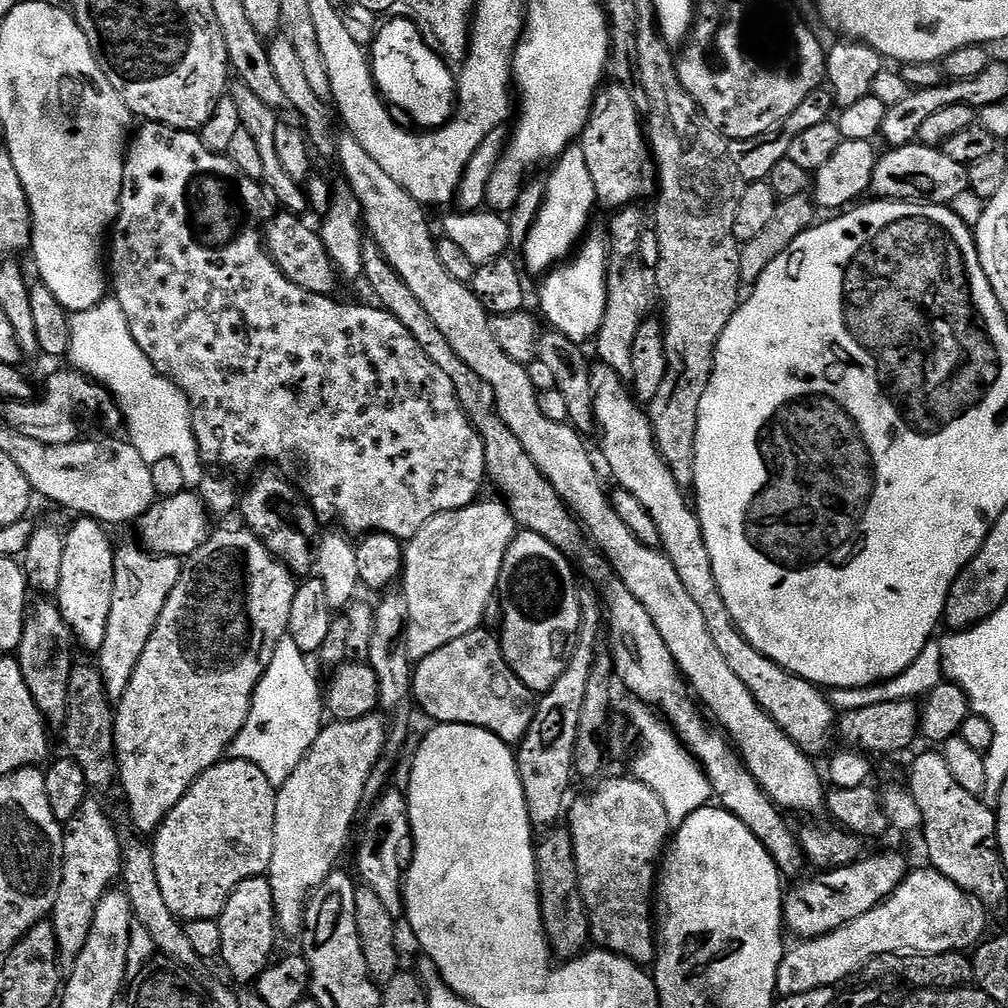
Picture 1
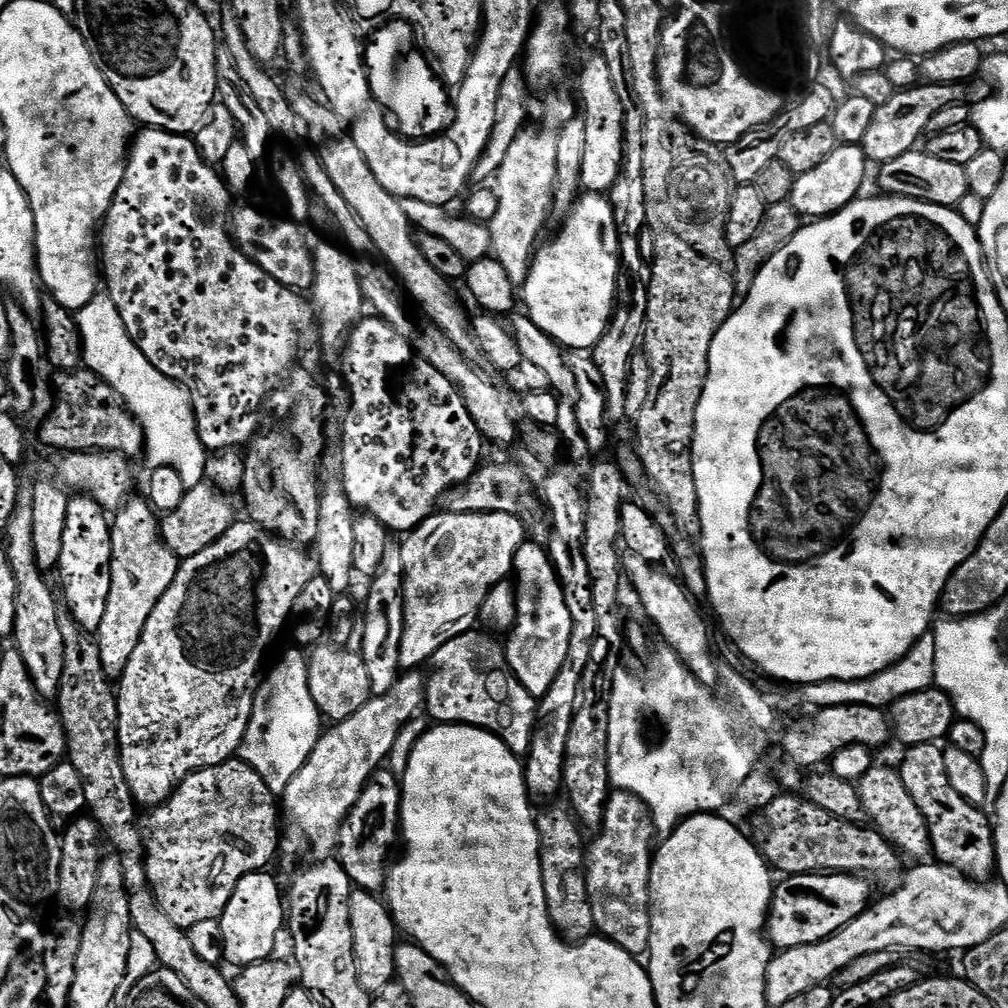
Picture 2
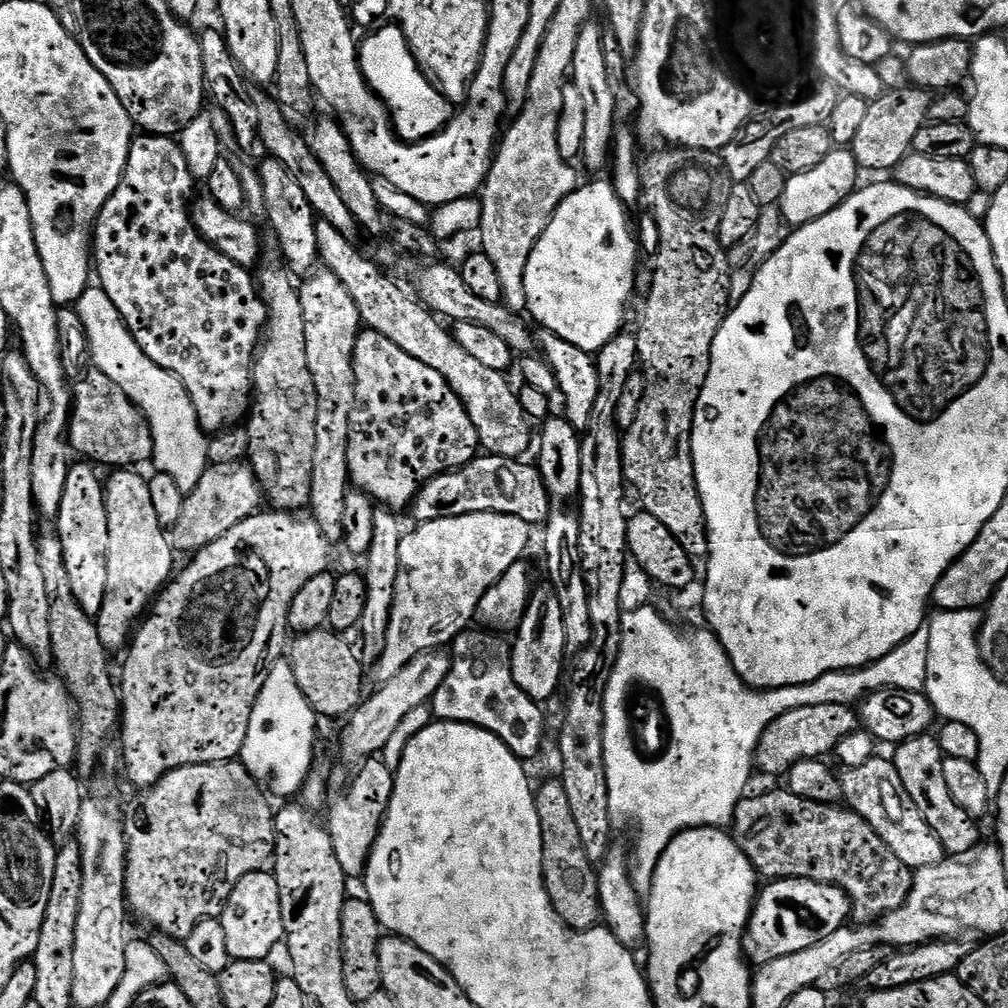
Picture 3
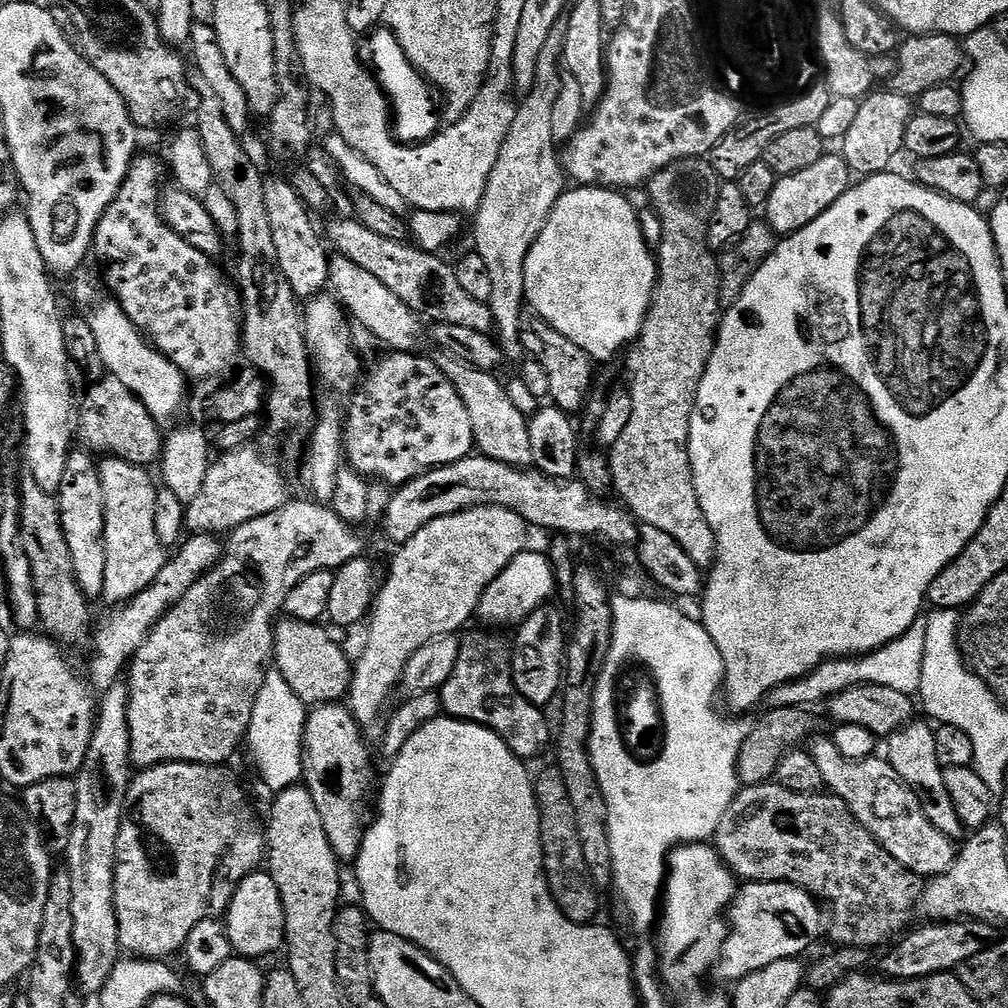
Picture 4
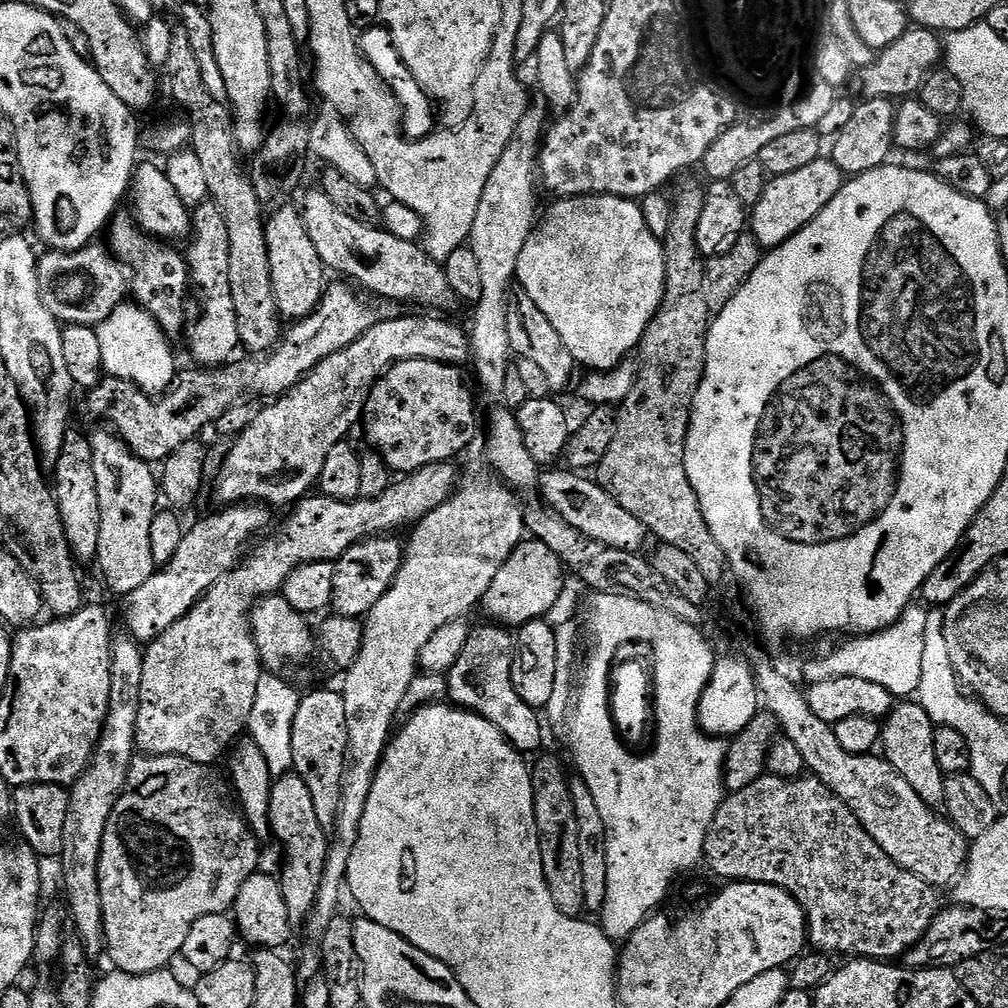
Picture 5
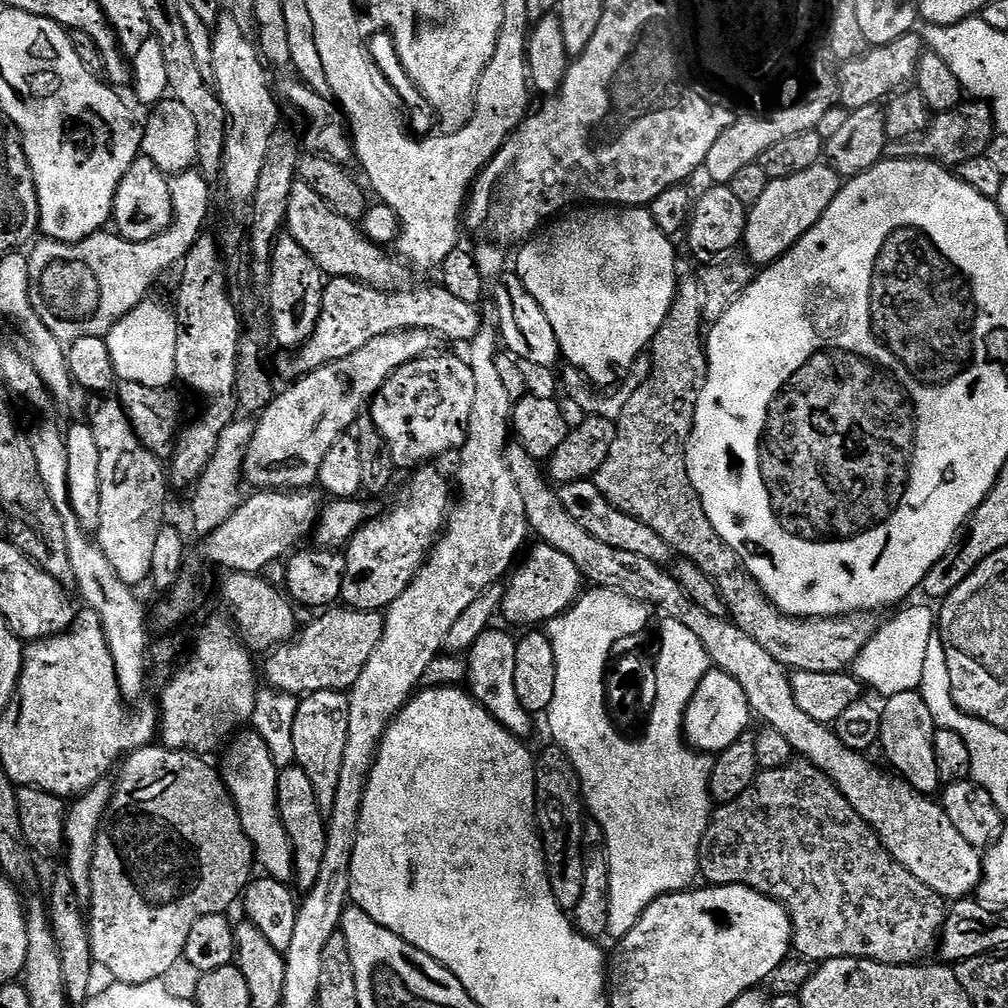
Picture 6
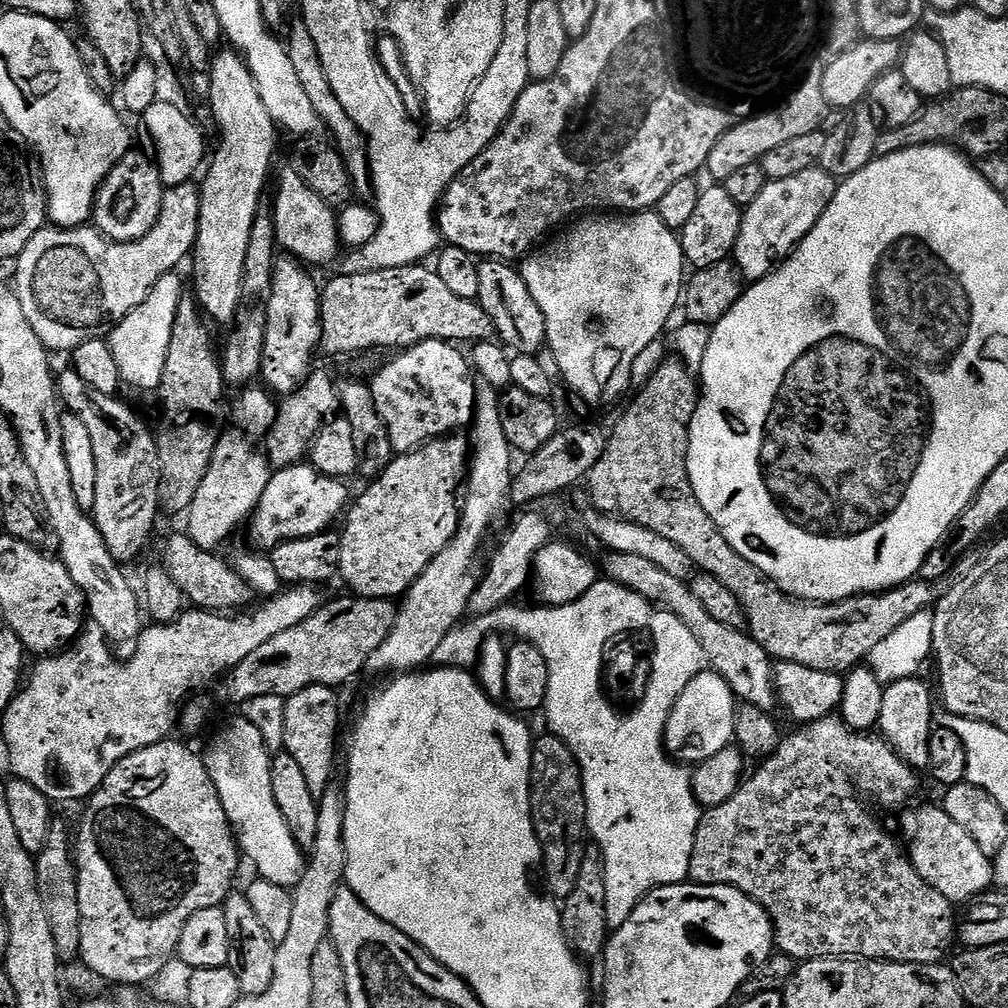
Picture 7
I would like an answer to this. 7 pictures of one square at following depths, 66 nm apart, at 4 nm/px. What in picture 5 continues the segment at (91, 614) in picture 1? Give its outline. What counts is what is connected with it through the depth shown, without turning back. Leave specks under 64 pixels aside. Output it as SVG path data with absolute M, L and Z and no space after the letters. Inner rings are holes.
M76 430L69 431L65 438L63 456L60 458L56 472L54 491L58 510L62 514L63 526L67 530L67 540L73 555L79 561L93 561L98 555L101 512L98 506L98 482L94 476L92 461L92 441L87 435Z

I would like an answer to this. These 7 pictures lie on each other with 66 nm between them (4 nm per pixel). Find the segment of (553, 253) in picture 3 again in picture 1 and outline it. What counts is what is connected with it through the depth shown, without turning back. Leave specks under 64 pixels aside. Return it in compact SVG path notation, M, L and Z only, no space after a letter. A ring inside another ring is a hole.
M603 235L590 236L571 259L553 267L540 284L539 315L544 315L555 331L577 342L591 341L602 326L608 293L608 245Z

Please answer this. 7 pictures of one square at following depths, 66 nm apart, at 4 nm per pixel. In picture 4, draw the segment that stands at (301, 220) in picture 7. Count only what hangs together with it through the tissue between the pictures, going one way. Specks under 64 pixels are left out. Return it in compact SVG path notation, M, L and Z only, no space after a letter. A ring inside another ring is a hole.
M349 218L349 220L336 220L328 228L328 236L326 238L329 245L341 256L348 258L350 261L358 264L360 268L364 268L370 272L372 276L380 279L385 286L402 298L411 309L417 312L417 315L425 319L432 319L433 323L469 327L478 333L490 334L495 329L495 320L493 312L488 304L478 302L476 298L470 298L466 290L459 285L458 276L455 267L442 260L437 253L426 252L418 246L408 242L394 242L393 239L384 238L380 234L376 234L372 230L367 230L359 220Z

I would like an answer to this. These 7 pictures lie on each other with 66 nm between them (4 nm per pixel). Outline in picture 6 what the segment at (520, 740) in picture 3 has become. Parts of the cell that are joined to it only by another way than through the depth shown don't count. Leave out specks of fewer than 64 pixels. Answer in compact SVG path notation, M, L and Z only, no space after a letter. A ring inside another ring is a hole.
M490 626L485 632L478 634L474 646L469 648L466 653L468 662L466 691L468 695L473 696L504 729L521 738L528 738L528 735L532 732L532 720L534 720L534 716L533 713L525 710L522 702L518 702L518 686L514 686L514 662L516 661L517 637L515 635L511 636L510 633L503 632L502 629L496 627L497 626Z

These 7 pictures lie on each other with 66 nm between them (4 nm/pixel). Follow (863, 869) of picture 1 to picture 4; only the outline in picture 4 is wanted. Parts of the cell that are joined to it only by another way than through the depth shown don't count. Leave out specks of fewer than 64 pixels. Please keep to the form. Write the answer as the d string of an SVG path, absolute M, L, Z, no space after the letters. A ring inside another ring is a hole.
M745 883L730 909L728 934L714 976L731 982L745 980L751 972L770 966L770 962L803 957L803 952L825 932L825 909L811 892L794 884Z

